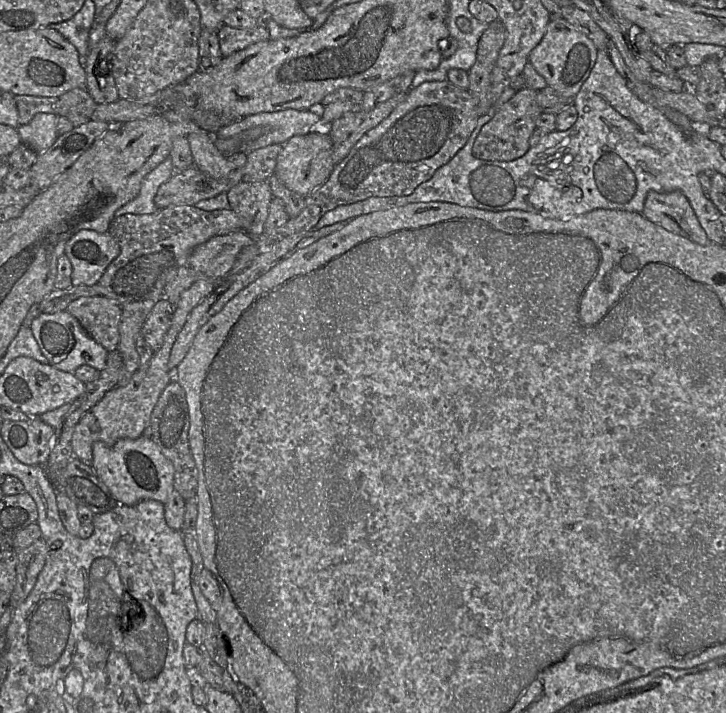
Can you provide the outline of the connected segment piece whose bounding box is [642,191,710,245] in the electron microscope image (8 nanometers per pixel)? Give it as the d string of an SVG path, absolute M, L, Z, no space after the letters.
M681 191L648 192L642 215L666 230L700 245L710 243L689 201Z

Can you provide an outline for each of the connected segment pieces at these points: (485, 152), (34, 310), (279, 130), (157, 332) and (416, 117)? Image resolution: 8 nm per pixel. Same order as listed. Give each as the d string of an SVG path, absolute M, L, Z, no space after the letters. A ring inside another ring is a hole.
M523 87L500 106L493 118L478 134L472 153L482 160L512 161L523 156L530 148L529 139L536 129L536 119L543 112L536 101L538 91Z
M97 283L92 286L80 285L63 290L53 290L40 303L34 305L28 312L24 325L31 327L32 320L39 313L54 314L67 310L69 304L80 297L102 296L102 288Z
M316 103L309 110L285 109L275 112L261 112L237 119L219 129L214 138L226 139L250 128L263 127L264 133L245 144L241 152L272 144L284 145L291 137L305 135L321 124L324 105Z
M165 298L159 299L143 324L142 335L155 352L163 344L165 335L171 326L174 306Z
M449 80L423 82L411 87L404 101L377 126L367 131L352 147L348 155L336 164L329 178L304 198L303 210L281 227L276 228L277 238L313 230L320 218L340 205L351 204L369 197L406 196L417 186L429 180L435 171L446 164L465 145L479 119L476 100L468 89L459 88Z

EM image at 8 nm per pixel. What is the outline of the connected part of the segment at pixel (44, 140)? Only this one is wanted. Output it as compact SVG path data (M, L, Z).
M37 113L30 122L18 126L16 129L22 143L37 153L48 149L58 137L57 118L58 116L52 113Z

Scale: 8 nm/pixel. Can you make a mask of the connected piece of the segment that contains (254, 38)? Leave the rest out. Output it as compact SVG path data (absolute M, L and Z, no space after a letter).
M224 24L217 31L217 36L223 57L227 57L251 44L270 39L268 30L258 25L250 29L239 29Z

